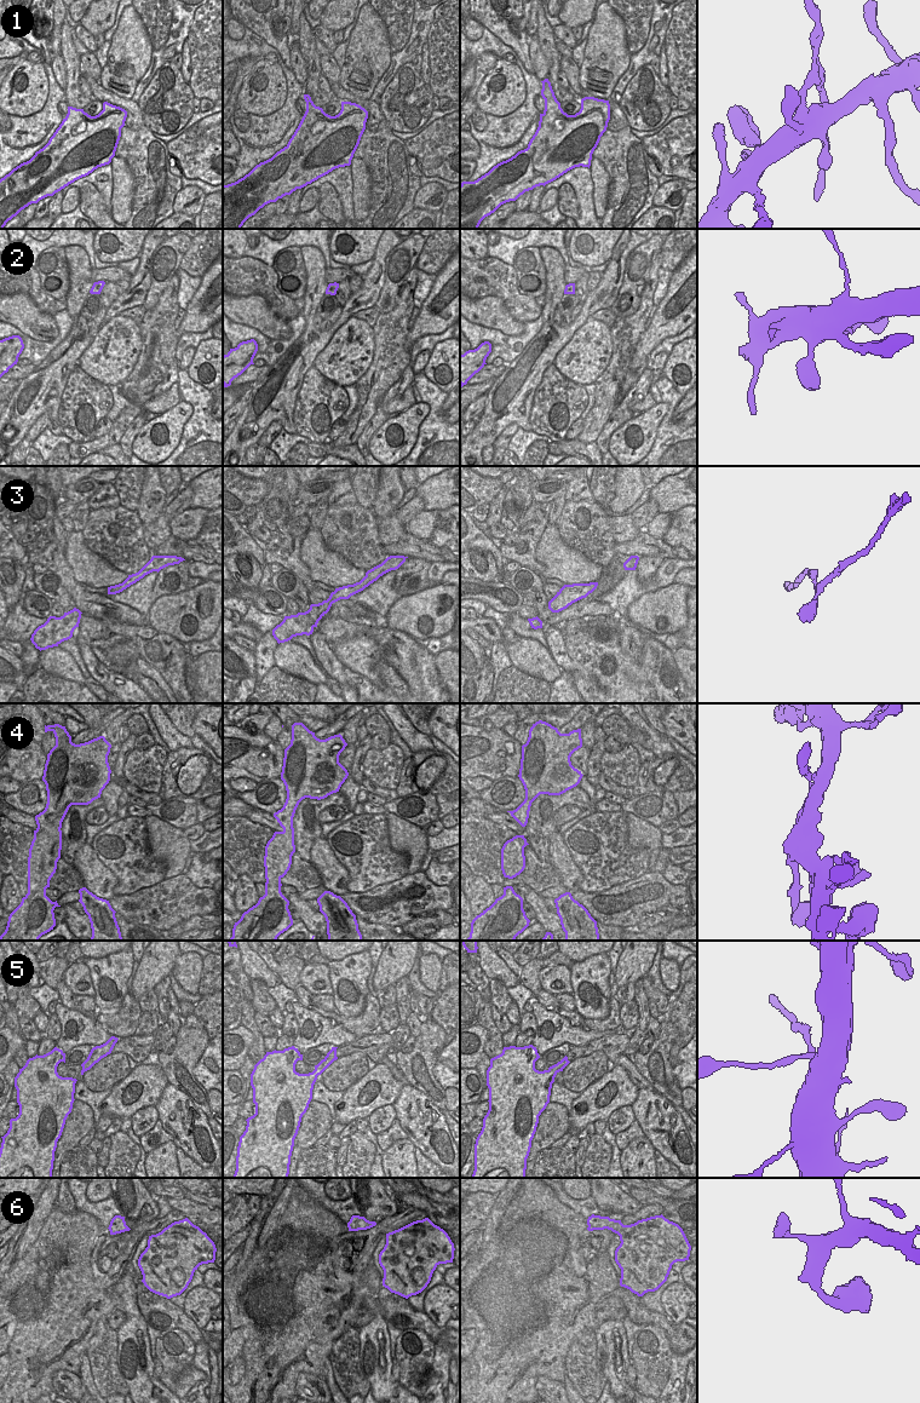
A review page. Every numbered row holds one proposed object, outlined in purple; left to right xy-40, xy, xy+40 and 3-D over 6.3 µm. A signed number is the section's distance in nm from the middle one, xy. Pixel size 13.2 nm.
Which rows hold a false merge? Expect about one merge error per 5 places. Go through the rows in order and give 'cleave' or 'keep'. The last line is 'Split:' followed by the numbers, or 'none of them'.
1: cleave
2: keep
3: keep
4: keep
5: cleave
6: keep
Split: 1, 5

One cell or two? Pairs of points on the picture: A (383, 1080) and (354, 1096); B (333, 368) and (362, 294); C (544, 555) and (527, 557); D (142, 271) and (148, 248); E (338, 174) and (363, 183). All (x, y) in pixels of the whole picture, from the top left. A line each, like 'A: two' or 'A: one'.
A: one
B: two
C: two
D: one
E: two

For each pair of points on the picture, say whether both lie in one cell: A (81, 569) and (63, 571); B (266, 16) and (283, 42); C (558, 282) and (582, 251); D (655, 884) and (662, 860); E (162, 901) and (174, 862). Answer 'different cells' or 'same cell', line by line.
A: different cells
B: same cell
C: different cells
D: different cells
E: different cells

